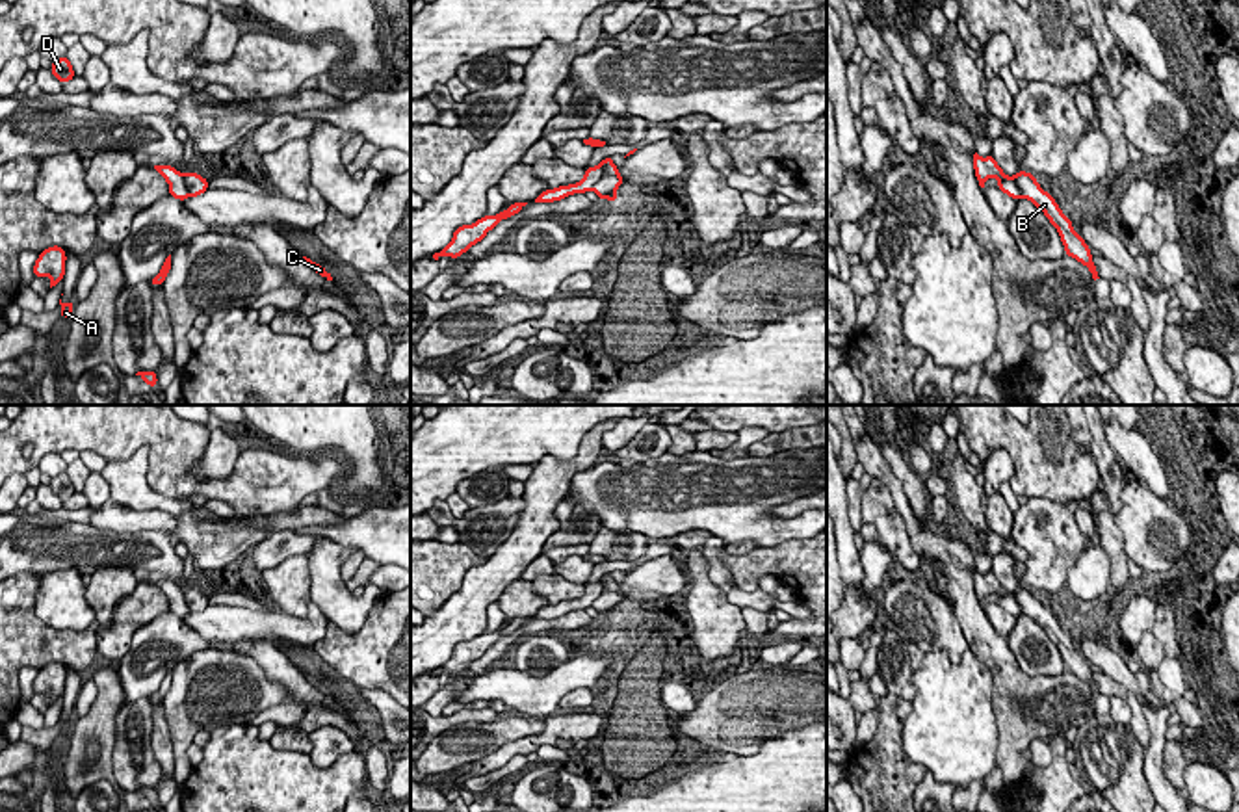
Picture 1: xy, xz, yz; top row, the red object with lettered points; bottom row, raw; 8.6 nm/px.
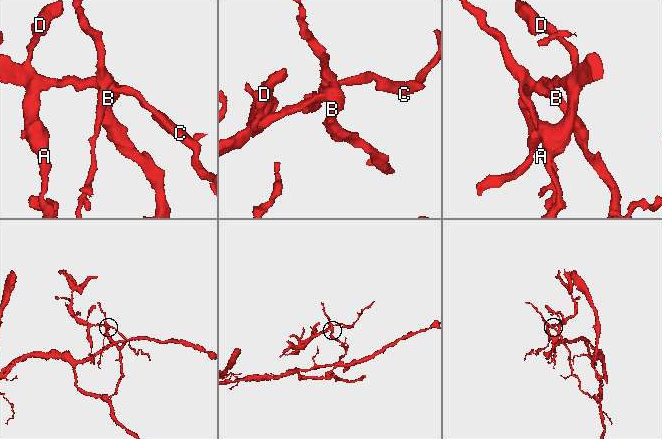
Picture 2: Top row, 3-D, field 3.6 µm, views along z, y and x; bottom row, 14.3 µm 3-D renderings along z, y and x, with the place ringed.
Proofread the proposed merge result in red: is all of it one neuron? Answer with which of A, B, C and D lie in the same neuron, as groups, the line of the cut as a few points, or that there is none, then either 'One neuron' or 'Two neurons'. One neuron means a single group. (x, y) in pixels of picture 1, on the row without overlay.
Groups: A C D / B. Split along xz (604, 576), (604, 591), (591, 604). Two neurons

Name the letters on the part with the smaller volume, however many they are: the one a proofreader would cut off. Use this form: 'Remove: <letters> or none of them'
Remove: A, C, D

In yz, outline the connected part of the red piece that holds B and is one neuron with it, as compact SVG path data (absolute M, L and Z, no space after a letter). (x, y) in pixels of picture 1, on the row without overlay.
M1020 585L1014 591L1014 596L1022 608L1022 615L1031 617L1038 626L1042 626L1050 639L1057 645L1064 661L1064 671L1087 682L1094 697L1100 695L1098 686L1092 678L1090 663L1074 647L1070 634L1063 630L1051 609L1040 604L1033 589L1025 589Z

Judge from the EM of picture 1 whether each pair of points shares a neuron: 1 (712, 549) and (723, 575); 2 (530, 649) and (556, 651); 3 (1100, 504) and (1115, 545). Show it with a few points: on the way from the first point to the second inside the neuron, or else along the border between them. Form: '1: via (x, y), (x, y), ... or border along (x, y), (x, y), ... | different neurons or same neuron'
1: via (712, 554), (717, 569) | same neuron
2: via (535, 651), (550, 651) | same neuron
3: via (1102, 513), (1109, 536) | same neuron

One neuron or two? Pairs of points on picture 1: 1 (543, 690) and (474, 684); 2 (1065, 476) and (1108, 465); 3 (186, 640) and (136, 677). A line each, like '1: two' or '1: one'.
1: one
2: two
3: one

